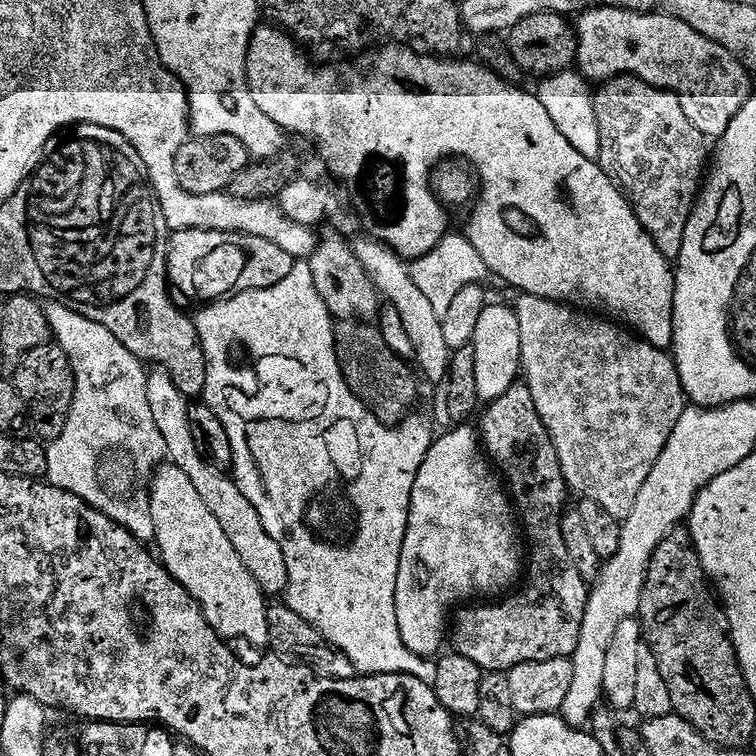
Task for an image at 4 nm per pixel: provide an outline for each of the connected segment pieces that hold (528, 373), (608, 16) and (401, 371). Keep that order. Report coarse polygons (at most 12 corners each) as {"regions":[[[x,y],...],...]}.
{"regions":[[[516,317],[565,484],[623,521],[686,408],[673,357]],[[591,7],[574,24],[588,80],[675,92],[719,138],[748,101],[743,65],[690,25]],[[338,320],[350,391],[390,420],[416,398],[411,365],[375,325]]]}

